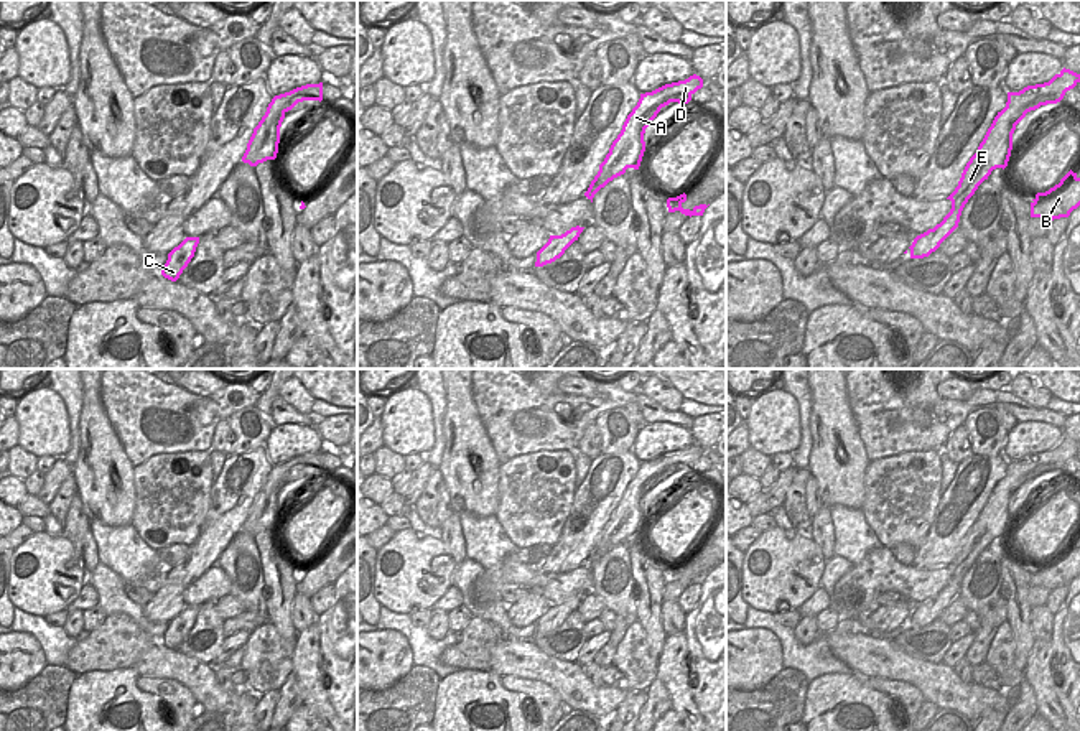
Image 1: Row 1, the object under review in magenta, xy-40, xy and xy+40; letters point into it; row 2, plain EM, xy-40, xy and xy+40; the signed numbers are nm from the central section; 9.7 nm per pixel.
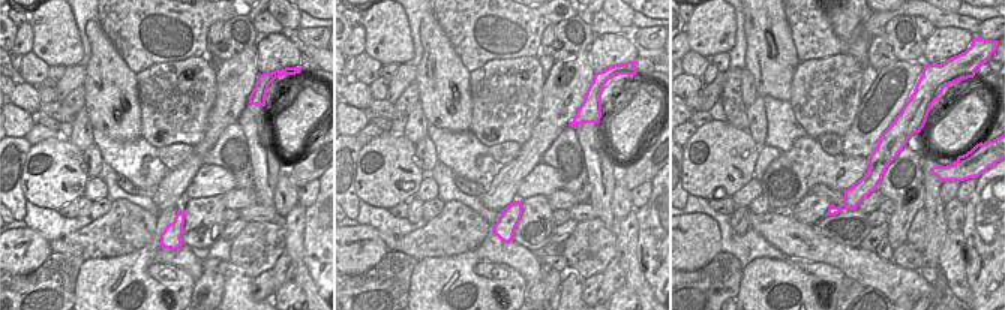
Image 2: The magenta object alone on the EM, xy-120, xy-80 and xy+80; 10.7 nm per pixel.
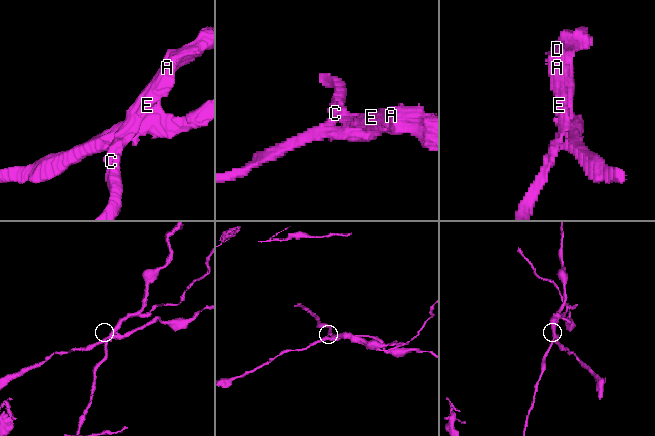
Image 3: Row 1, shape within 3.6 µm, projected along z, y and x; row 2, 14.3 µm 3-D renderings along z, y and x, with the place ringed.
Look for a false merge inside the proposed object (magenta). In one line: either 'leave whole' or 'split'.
split

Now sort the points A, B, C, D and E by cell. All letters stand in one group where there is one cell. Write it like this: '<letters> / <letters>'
A B / C D E

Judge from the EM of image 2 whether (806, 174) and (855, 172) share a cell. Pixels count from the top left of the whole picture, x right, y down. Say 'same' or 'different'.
same

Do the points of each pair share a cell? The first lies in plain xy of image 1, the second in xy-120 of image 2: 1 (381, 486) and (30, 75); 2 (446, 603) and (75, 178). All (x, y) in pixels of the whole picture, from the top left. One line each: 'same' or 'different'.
1: different
2: different

